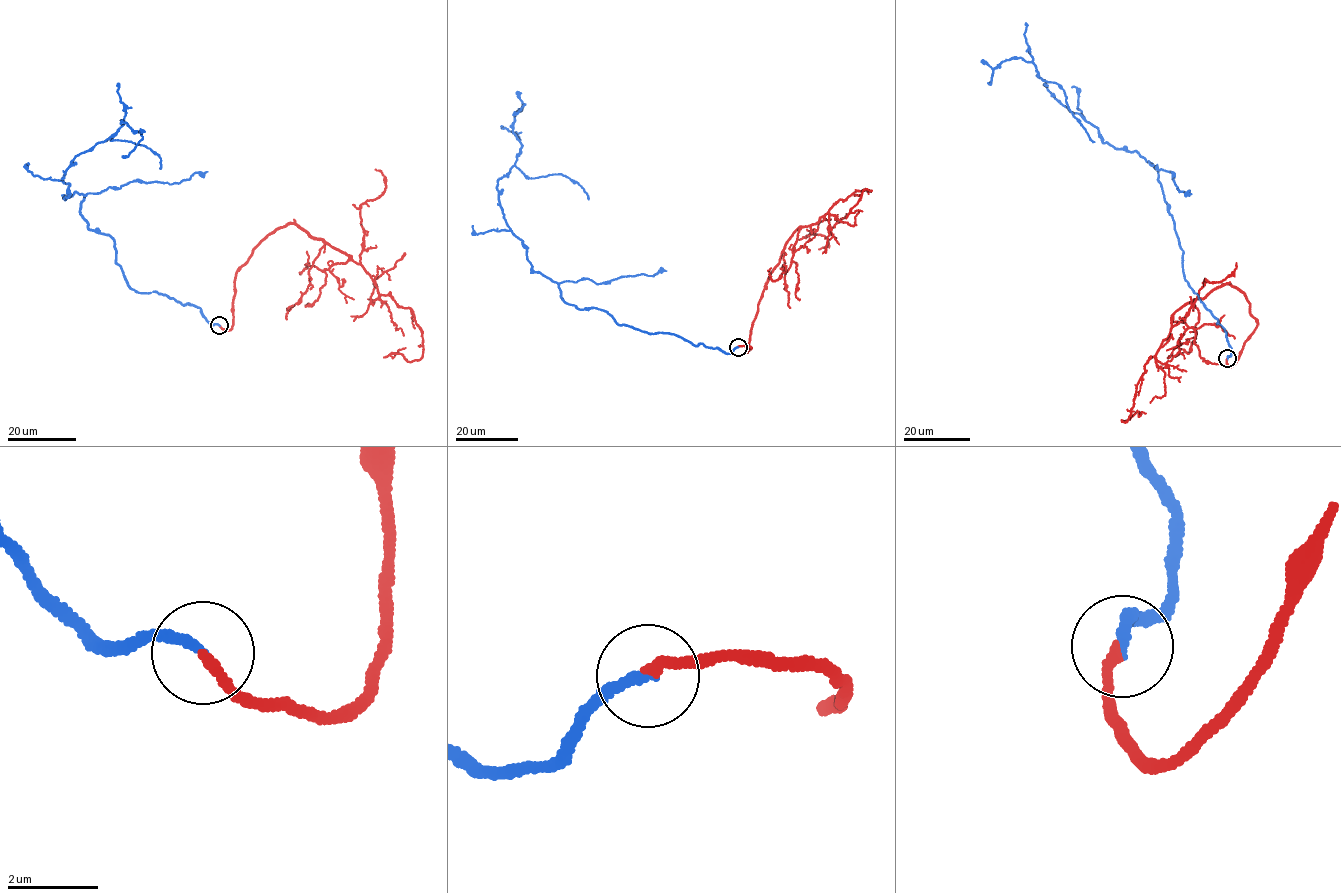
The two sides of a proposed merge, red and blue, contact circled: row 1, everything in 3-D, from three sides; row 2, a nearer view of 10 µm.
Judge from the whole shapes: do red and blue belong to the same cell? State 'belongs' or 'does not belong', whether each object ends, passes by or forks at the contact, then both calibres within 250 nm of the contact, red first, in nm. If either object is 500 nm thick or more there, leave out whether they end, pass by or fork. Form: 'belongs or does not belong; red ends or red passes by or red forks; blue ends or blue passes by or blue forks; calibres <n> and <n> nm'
belongs; red ends; blue ends; calibres 240 and 240 nm

